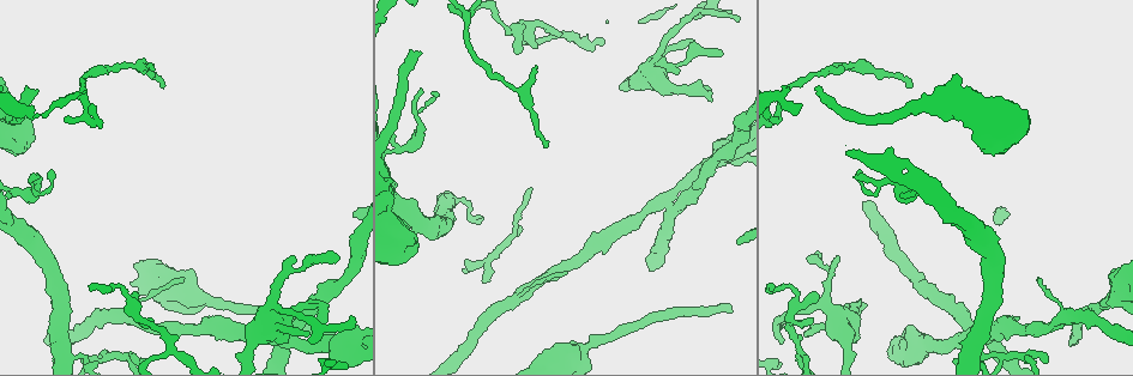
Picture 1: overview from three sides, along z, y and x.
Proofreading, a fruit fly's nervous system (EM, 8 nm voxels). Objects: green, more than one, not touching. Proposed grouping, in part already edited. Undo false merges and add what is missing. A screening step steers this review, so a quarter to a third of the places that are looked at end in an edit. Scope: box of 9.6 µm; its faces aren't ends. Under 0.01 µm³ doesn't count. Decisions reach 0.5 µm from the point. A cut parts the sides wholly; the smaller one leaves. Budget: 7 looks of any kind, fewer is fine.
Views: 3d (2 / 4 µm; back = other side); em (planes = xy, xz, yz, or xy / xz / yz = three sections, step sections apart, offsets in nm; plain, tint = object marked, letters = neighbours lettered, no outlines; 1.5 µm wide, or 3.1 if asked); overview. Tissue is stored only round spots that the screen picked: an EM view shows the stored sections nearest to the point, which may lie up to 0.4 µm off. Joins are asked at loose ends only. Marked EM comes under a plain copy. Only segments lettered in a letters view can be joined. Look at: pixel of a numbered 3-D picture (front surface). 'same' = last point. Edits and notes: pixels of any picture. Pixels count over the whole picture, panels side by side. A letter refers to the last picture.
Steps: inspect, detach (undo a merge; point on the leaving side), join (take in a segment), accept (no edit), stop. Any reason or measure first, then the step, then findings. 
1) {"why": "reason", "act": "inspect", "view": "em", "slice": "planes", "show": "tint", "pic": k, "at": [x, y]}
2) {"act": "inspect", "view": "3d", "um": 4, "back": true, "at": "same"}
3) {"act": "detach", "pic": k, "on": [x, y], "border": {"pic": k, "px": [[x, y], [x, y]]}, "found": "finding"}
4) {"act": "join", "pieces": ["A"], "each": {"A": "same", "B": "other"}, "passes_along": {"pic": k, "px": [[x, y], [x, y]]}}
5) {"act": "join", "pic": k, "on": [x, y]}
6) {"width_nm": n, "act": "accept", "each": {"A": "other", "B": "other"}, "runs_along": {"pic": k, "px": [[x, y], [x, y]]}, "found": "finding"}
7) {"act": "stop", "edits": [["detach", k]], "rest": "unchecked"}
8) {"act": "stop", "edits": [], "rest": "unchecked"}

{"why": "branch stops here", "act": "inspect", "view": "em", "slice": "xy", "step": 8, "show": "tint", "pic": 1, "at": [732, 310]}

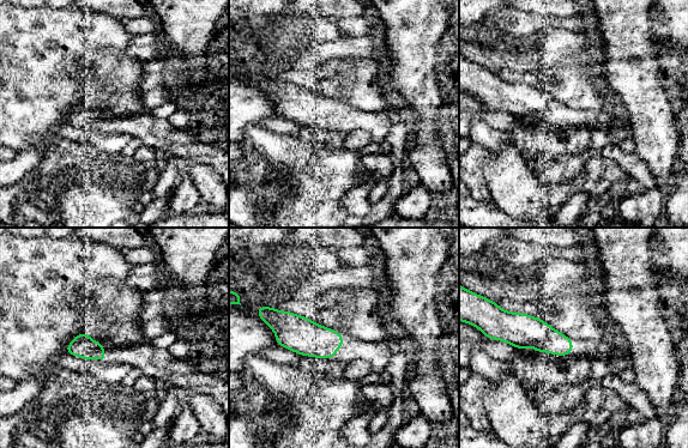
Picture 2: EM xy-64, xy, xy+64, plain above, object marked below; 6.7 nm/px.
{"why": "cut it another way", "act": "inspect", "view": "em", "slice": "xz", "step": 8, "show": "letters", "at": "same"}

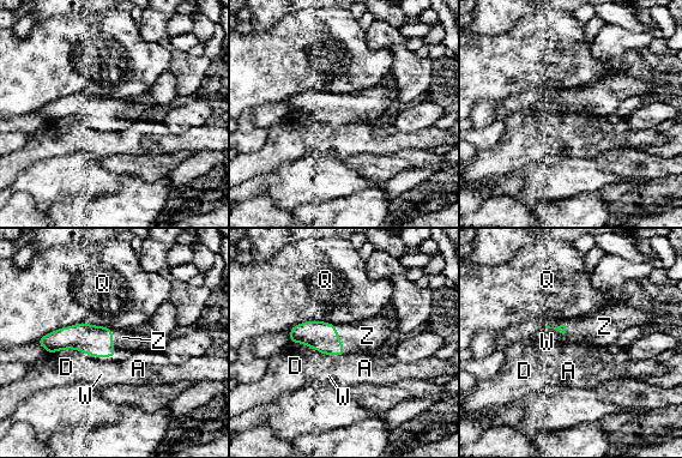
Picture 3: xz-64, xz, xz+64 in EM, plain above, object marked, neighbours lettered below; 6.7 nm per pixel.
{"width_nm": 180, "act": "join", "pieces": ["Z"], "each": {"A": "other", "D": "other", "Q": "other", "W": "other", "Z": "same"}, "passes_along": {"pic": 3, "px": [[323, 336], [339, 338], [367, 336]]}, "found": "it goes on there"}

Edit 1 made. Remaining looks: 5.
{"why": "see it whole again", "act": "inspect", "view": "overview"}

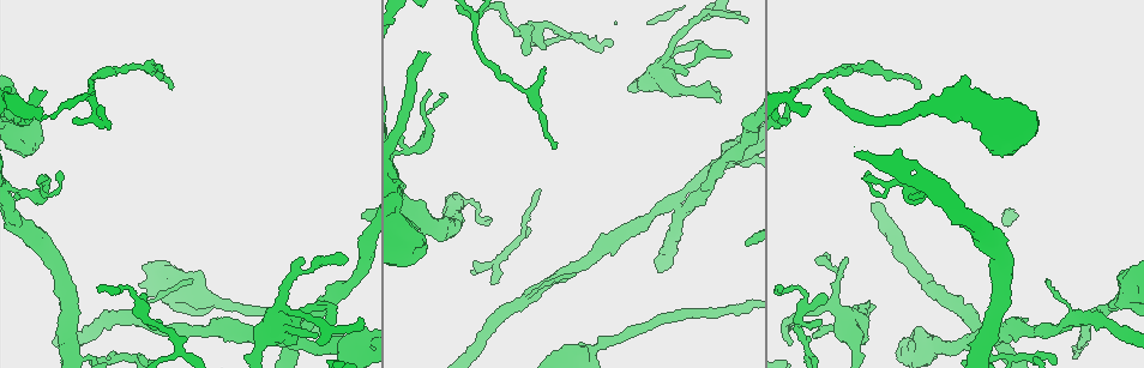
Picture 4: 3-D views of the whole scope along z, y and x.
{"why": "free end", "act": "inspect", "view": "em", "slice": "planes", "show": "letters", "pic": 4, "at": [991, 151]}

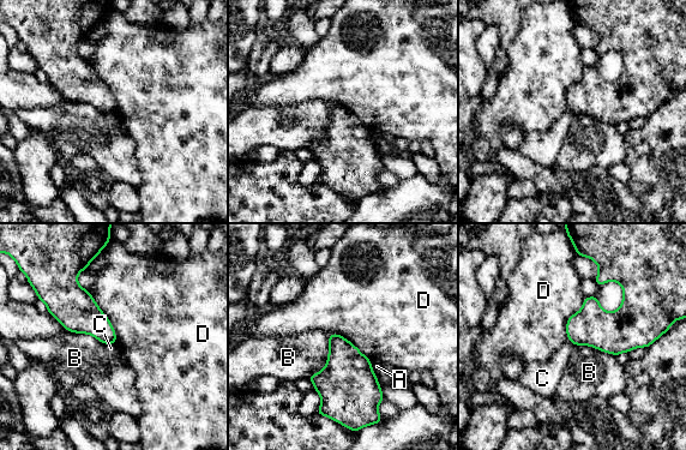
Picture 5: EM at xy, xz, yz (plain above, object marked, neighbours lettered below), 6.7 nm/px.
{"act": "accept", "each": {"A": "other", "B": "other", "C": "other", "D": "other"}, "border": {"pic": 5, "px": [[103, 343], [115, 344]]}, "found": "no lettered segment goes on from it"}

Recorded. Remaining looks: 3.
{"act": "inspect", "view": "em", "slice": "xy", "step": 8, "show": "tint", "pic": 4, "at": [418, 51]}

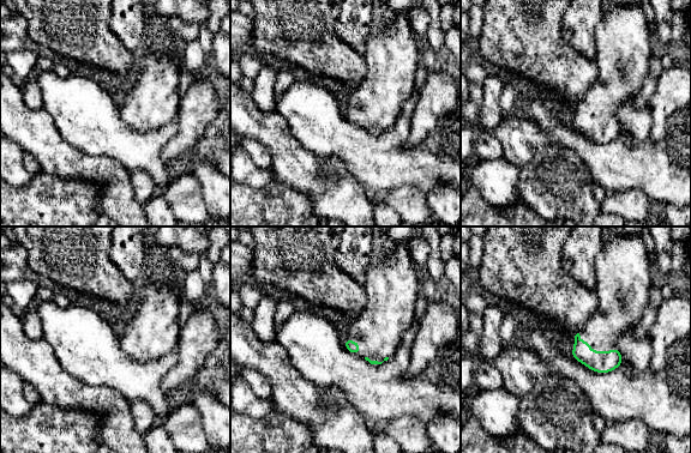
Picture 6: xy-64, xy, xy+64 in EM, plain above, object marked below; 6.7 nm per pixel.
{"why": "cut it another way", "act": "inspect", "view": "em", "slice": "planes", "show": "letters", "at": "same"}

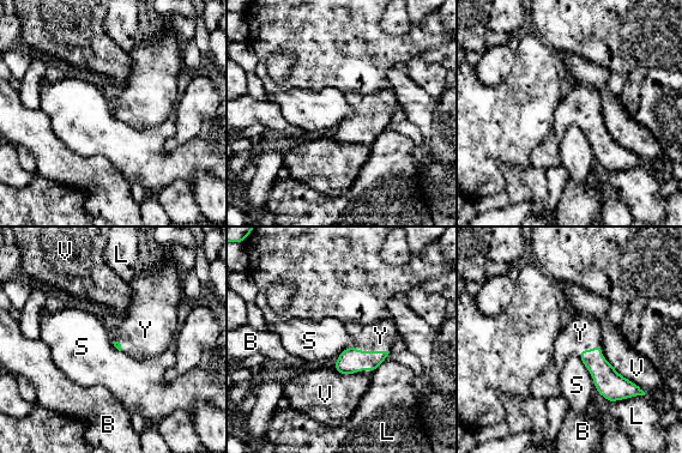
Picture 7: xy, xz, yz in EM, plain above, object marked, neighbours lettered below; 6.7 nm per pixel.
{"act": "join", "pieces": ["Y"], "each": {"B": "other", "L": "other", "S": "other", "V": "other", "Y": "same"}, "passes_along": {"pic": 7, "px": [[607, 380], [596, 345], [580, 332]]}, "found": "the neuron continues"}

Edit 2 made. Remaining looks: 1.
{"act": "stop", "edits": [["join", 3], ["join", 7]], "rest": "unchecked"}

